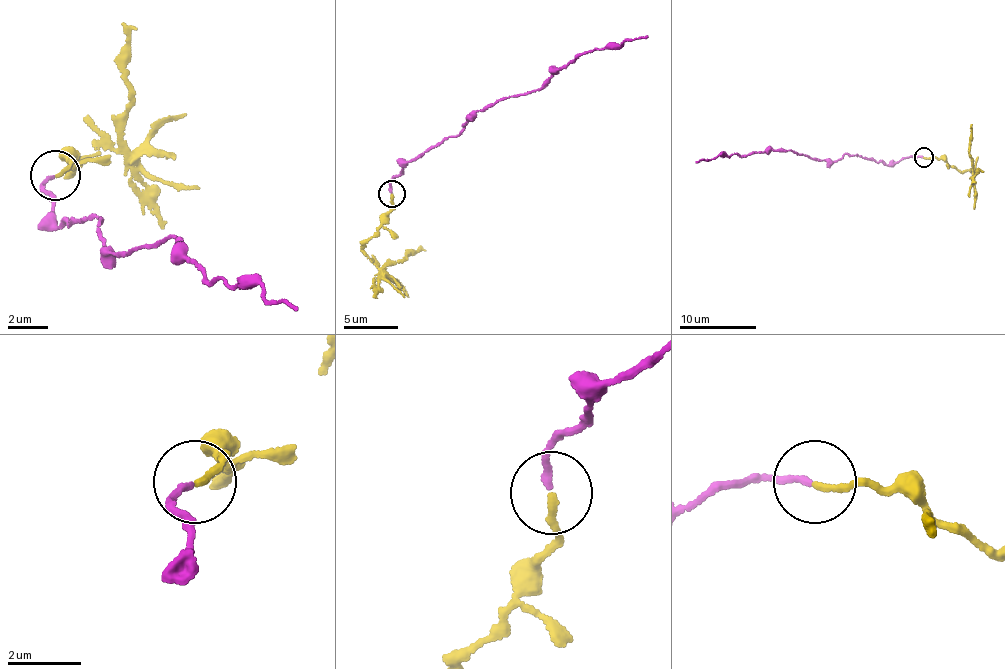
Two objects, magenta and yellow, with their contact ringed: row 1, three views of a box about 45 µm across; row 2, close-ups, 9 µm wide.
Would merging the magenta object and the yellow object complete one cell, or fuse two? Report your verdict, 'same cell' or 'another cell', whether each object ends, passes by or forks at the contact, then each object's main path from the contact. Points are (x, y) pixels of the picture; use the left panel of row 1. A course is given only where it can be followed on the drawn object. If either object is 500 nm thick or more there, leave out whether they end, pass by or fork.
another cell; magenta ends; yellow ends; course magenta (56, 176), (43, 184), (57, 228), (100, 218), (114, 253), (173, 236), (213, 280), (263, 284), (297, 310); course yellow (56, 176), (78, 157), (72, 172), (79, 161), (111, 141), (128, 102), (119, 25)

